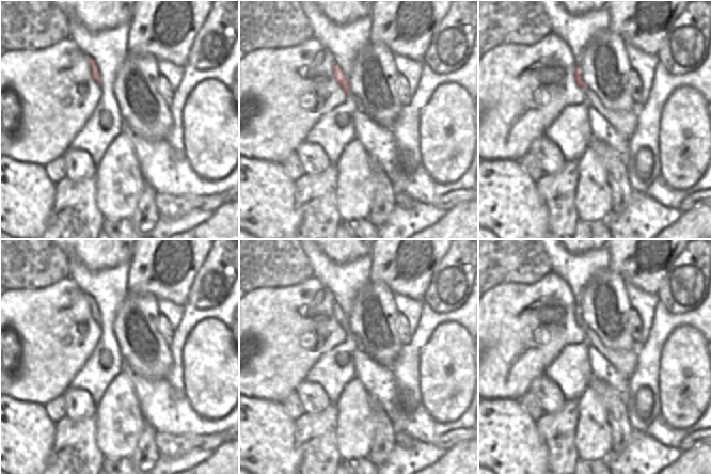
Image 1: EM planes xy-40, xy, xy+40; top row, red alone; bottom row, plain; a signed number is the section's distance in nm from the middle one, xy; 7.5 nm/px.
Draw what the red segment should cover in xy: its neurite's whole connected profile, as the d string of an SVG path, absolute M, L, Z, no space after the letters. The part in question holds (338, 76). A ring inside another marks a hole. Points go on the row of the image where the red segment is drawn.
M335 63L332 69L332 74L334 76L334 80L336 81L336 83L343 89L346 97L347 93L349 92L349 84L347 82L347 77L343 74L341 68Z

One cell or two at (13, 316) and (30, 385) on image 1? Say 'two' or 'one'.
one

